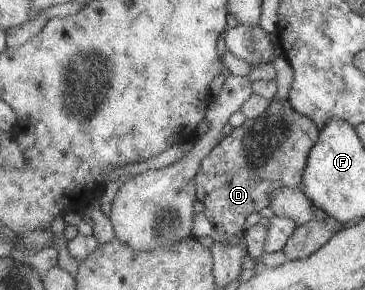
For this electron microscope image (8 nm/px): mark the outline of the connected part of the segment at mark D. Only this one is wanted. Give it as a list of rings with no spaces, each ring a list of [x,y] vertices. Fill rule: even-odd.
[[[272,99],[269,110],[261,115],[257,126],[245,122],[239,127],[234,127],[203,160],[199,174],[195,178],[195,184],[198,185],[198,200],[204,205],[203,212],[215,230],[222,234],[245,232],[245,219],[253,212],[270,206],[273,192],[279,192],[279,188],[303,188],[307,163],[310,162],[311,150],[318,143],[319,135],[318,124],[309,116],[299,114],[290,100],[283,102]]]

